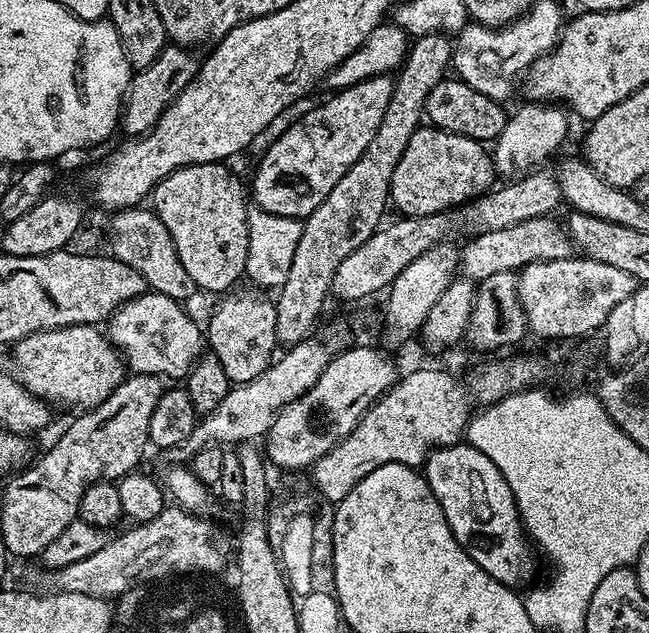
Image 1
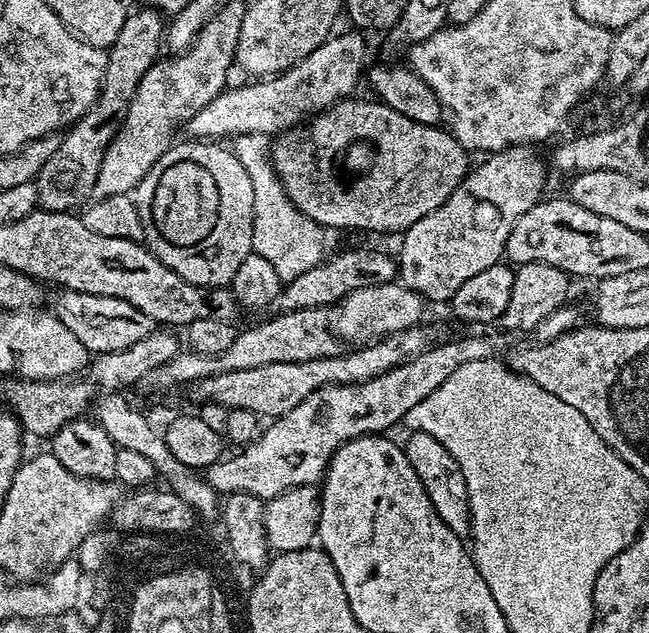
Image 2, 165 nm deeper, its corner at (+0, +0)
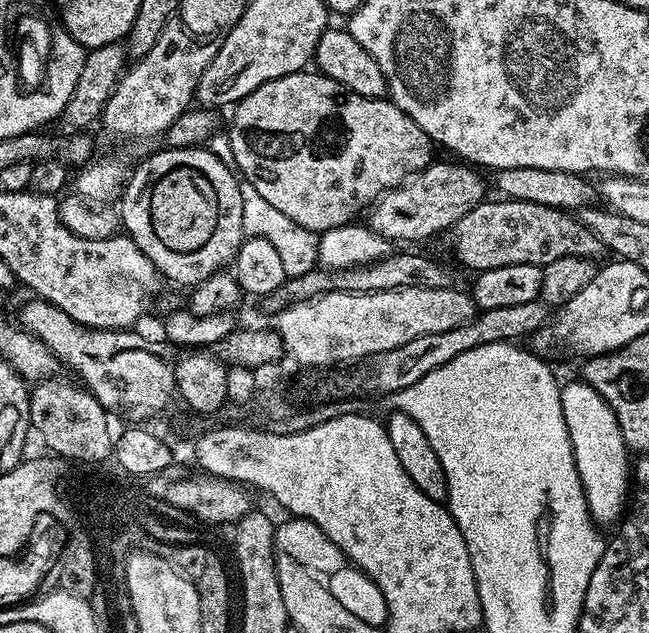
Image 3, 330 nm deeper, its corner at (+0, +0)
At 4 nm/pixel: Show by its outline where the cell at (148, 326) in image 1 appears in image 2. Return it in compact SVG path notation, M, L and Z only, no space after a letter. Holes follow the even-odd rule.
M57 291L54 315L72 331L88 348L89 353L121 352L136 342L142 342L154 330L154 321L142 310L122 302L122 298L110 298L85 292Z

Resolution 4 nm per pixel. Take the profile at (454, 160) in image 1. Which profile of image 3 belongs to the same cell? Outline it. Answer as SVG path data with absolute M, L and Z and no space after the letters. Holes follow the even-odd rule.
M318 70L274 78L242 98L231 112L232 125L226 129L226 135L239 175L254 186L270 206L282 210L282 214L298 222L298 226L317 234L355 221L355 216L375 204L383 193L403 184L434 160L434 145L422 126L398 110L391 99L375 100L354 94L354 90L342 87Z

